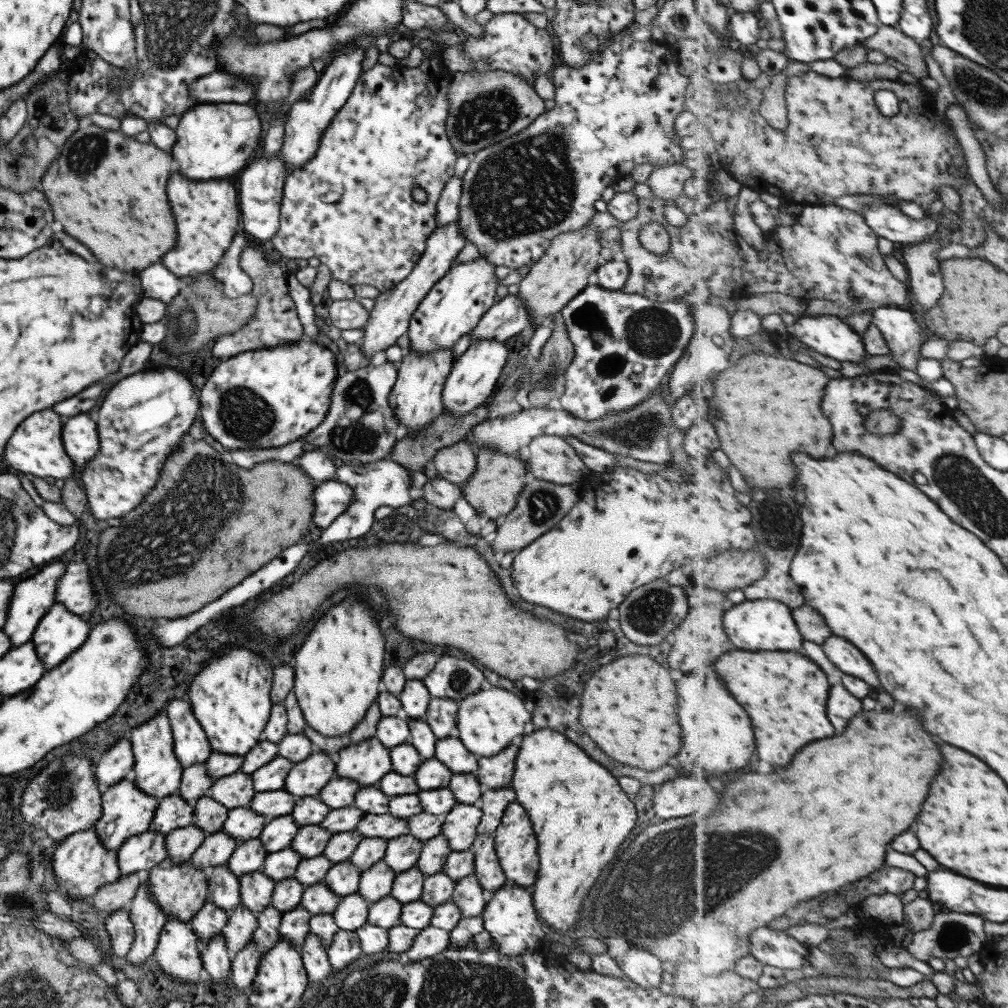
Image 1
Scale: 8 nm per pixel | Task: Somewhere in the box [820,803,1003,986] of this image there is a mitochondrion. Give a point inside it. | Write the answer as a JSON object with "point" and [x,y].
{"point":[951,936]}

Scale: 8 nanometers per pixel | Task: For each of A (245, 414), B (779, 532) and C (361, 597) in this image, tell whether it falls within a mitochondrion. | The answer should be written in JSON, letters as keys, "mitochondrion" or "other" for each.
{"A":"mitochondrion","B":"mitochondrion","C":"other"}

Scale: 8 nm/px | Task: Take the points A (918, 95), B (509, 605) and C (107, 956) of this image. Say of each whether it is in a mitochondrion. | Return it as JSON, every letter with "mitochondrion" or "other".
{"A":"other","B":"other","C":"other"}

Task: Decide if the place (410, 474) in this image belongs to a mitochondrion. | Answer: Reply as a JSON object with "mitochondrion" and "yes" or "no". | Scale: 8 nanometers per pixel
{"mitochondrion":"no"}

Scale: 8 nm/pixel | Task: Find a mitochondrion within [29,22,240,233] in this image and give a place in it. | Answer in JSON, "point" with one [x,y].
{"point":[88,153]}

